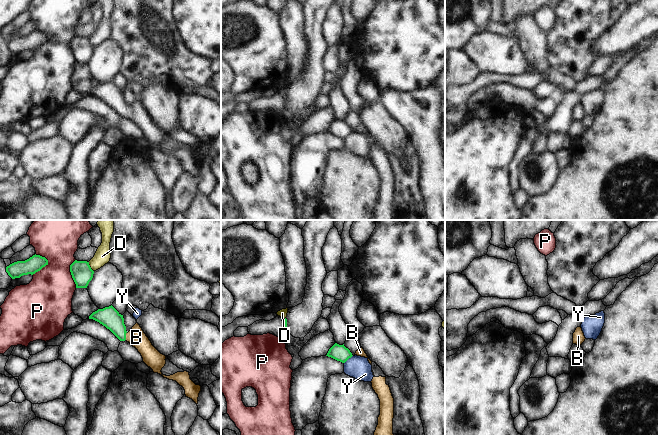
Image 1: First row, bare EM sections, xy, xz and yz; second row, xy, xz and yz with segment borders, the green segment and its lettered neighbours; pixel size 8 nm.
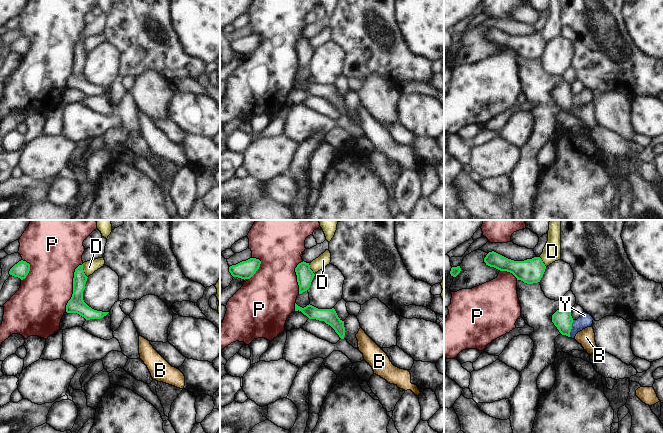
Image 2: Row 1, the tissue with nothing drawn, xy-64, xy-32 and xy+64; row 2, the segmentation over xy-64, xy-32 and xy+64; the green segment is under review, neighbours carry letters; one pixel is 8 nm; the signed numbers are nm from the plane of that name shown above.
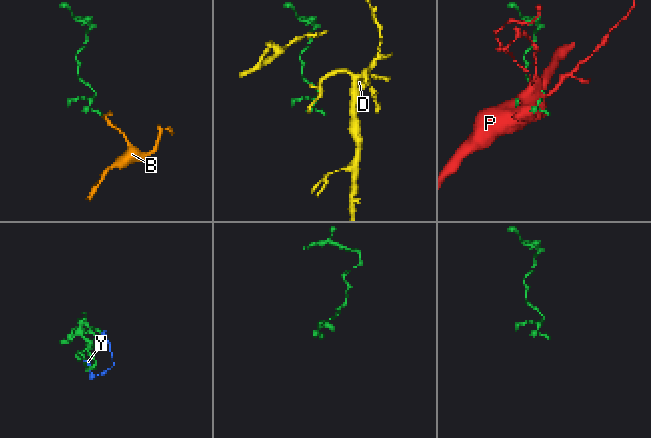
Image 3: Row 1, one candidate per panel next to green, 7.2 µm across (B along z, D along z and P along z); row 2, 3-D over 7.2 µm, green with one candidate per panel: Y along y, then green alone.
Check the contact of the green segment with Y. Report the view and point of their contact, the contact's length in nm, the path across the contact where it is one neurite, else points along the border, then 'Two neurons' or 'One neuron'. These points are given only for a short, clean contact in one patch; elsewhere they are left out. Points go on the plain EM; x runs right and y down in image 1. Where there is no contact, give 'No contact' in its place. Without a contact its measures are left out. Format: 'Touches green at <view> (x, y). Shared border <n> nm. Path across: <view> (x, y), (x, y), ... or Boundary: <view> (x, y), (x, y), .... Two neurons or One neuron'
Touches green at xz (348, 134). Shared border 100 nm. Boundary: xz (352, 131), (344, 139). Two neurons.

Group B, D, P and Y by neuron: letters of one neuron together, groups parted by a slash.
B / D / P / Y

